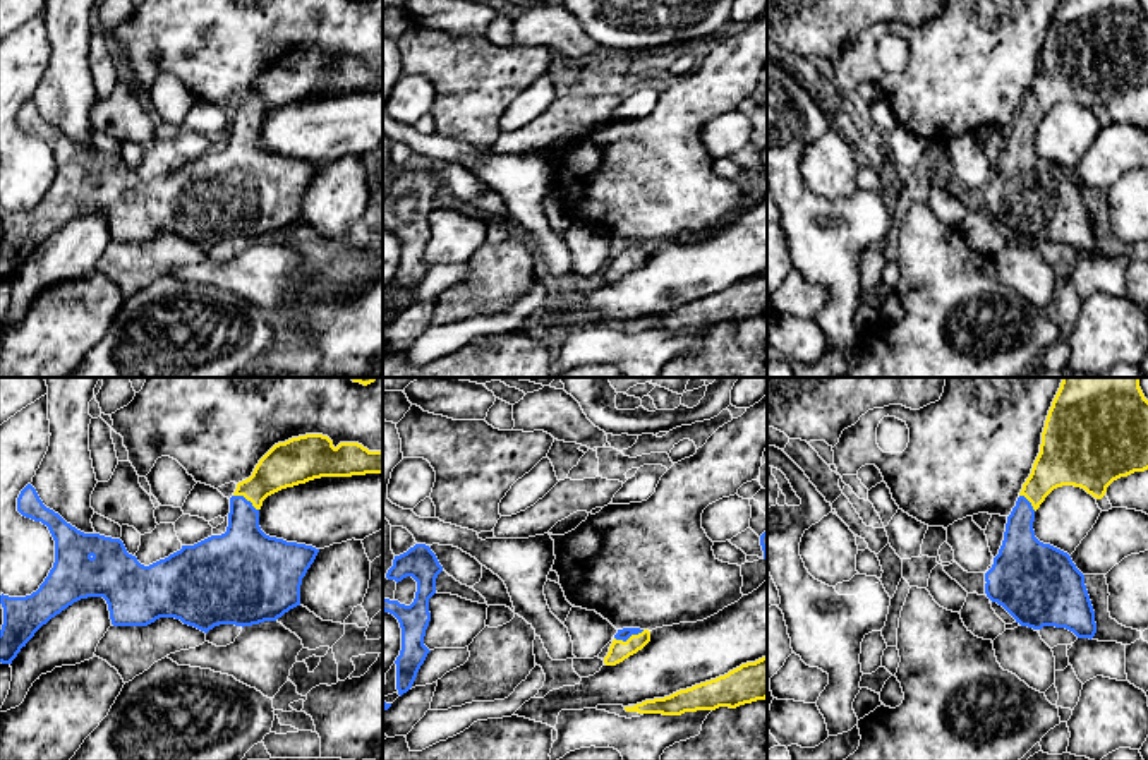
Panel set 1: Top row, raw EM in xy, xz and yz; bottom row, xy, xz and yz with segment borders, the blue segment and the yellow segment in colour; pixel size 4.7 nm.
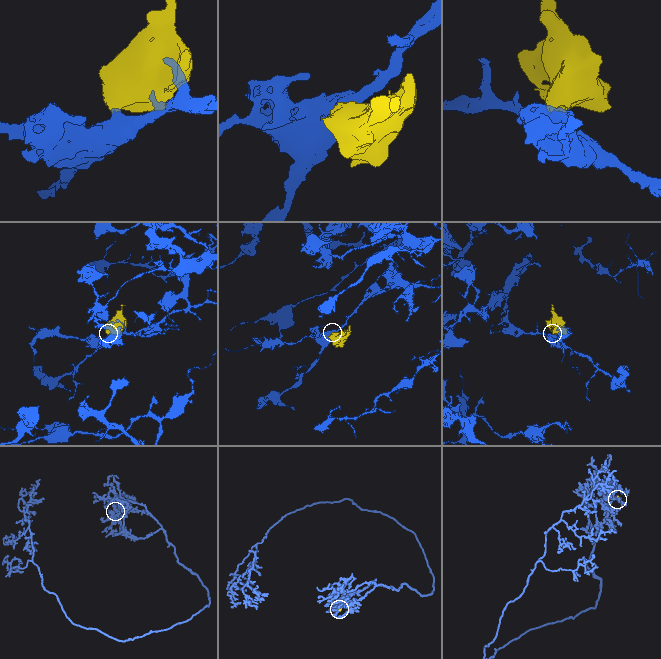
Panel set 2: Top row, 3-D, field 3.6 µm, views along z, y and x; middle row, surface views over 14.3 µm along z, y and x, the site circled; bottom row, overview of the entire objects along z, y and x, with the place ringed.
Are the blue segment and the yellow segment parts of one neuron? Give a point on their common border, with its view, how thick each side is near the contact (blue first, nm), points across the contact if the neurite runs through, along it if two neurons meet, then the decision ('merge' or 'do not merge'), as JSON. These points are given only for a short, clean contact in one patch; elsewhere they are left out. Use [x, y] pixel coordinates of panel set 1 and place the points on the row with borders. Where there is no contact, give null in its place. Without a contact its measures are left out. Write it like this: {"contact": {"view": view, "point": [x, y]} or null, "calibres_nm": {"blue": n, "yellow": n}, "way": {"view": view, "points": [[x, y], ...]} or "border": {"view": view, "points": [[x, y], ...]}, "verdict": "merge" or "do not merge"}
{"contact": {"view": "xz", "point": [628, 637]}, "calibres_nm": {"blue": 60, "yellow": 90}, "way": {"view": "xz", "points": [[625, 633], [628, 637], [618, 651]]}, "verdict": "merge"}

